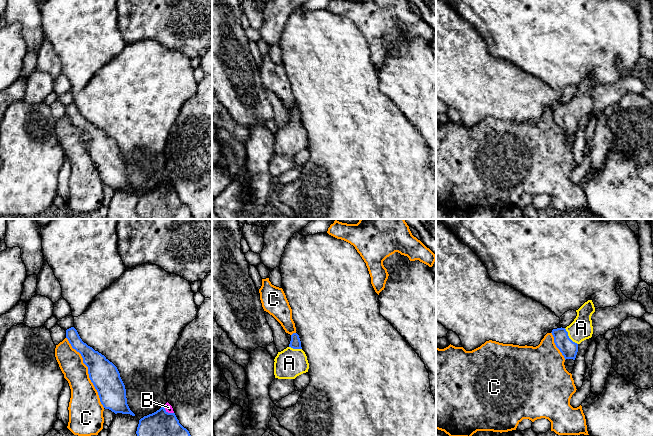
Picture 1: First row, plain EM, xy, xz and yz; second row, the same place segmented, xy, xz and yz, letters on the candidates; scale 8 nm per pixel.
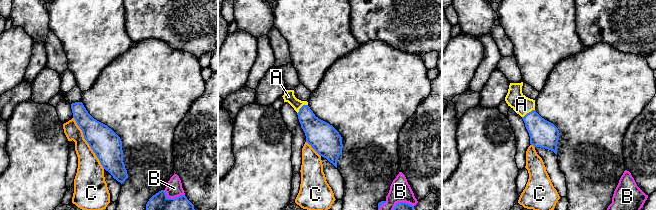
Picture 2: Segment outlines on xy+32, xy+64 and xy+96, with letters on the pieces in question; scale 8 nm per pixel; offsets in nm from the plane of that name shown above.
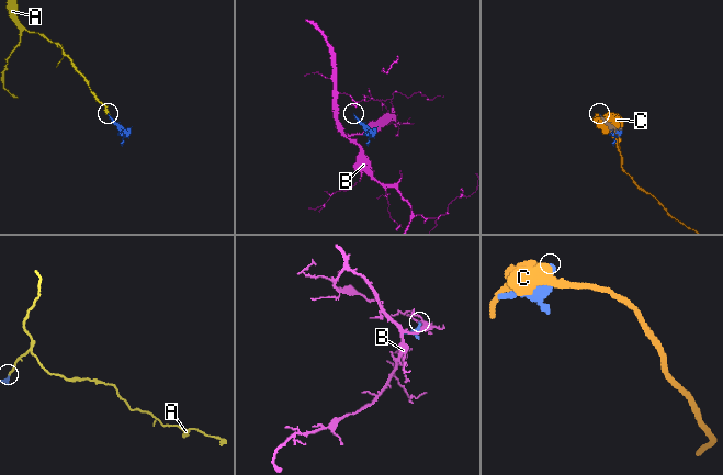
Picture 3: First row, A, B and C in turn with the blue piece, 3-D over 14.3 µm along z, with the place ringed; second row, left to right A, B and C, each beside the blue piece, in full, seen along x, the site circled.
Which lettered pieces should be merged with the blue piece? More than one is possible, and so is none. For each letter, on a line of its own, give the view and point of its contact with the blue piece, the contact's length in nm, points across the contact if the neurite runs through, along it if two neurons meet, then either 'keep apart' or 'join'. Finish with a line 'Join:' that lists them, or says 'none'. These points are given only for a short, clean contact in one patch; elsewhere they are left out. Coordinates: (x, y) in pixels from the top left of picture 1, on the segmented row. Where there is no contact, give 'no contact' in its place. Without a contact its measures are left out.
A: meets blue in yz at (568, 337); contact 170 nm long; runs through yz (568, 348), (568, 337), (581, 328); join
B: meets blue in xy at (167, 412); contact 110 nm long; keep apart
C: meets blue in xy at (88, 372); contact 650 nm long; keep apart
Join: A

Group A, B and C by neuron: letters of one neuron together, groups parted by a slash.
A / B / C

